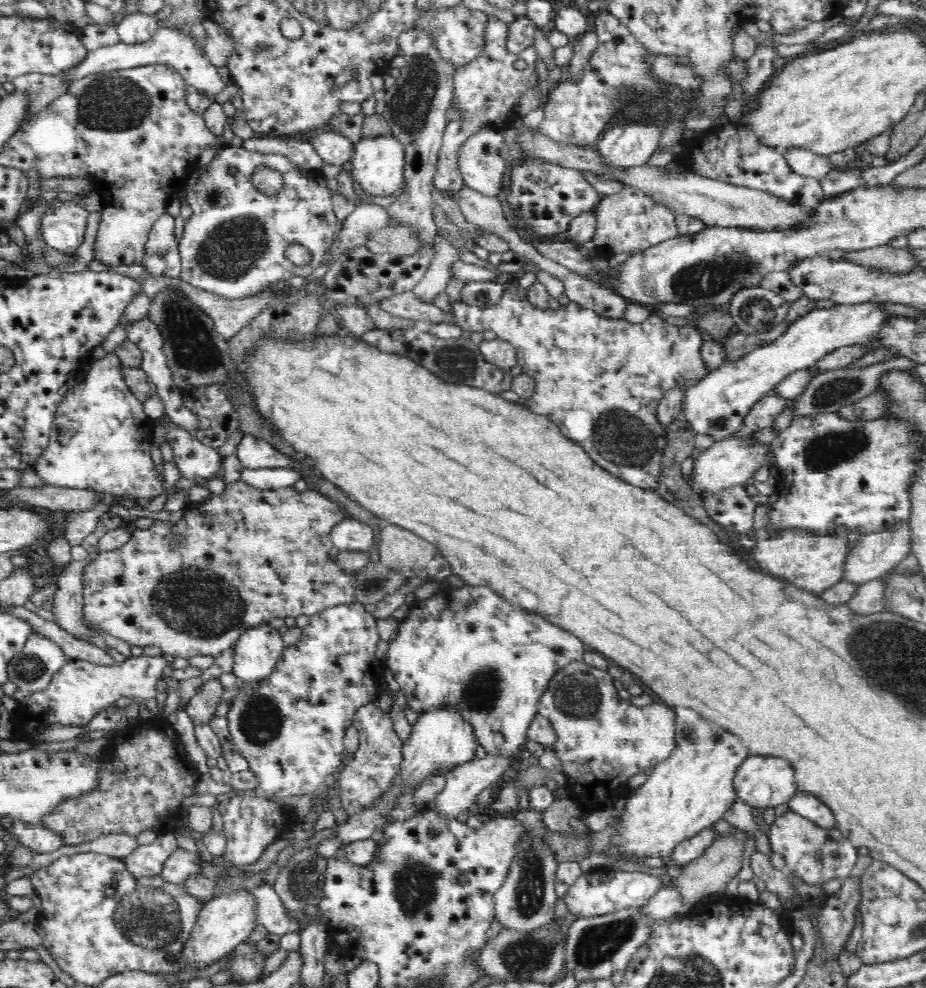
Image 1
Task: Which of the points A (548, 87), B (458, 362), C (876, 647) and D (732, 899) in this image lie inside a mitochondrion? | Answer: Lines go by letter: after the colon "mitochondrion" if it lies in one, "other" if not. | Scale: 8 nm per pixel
A: other
B: mitochondrion
C: mitochondrion
D: other

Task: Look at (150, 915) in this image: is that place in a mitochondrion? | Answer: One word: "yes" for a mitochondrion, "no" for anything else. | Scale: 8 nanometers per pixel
yes

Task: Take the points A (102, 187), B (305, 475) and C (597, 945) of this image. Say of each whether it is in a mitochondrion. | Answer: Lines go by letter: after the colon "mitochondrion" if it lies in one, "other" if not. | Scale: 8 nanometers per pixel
A: other
B: other
C: mitochondrion

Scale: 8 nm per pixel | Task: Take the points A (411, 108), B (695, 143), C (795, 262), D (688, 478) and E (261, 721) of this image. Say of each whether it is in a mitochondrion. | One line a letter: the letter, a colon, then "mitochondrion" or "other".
A: mitochondrion
B: other
C: other
D: other
E: mitochondrion

